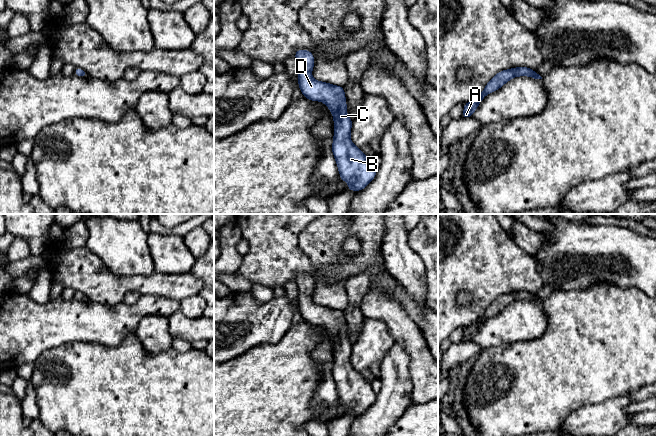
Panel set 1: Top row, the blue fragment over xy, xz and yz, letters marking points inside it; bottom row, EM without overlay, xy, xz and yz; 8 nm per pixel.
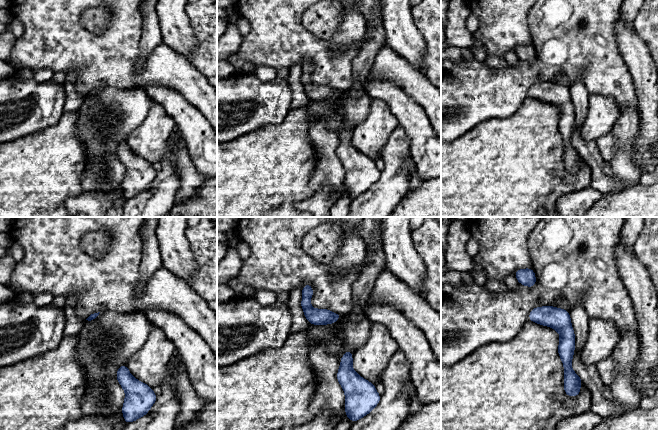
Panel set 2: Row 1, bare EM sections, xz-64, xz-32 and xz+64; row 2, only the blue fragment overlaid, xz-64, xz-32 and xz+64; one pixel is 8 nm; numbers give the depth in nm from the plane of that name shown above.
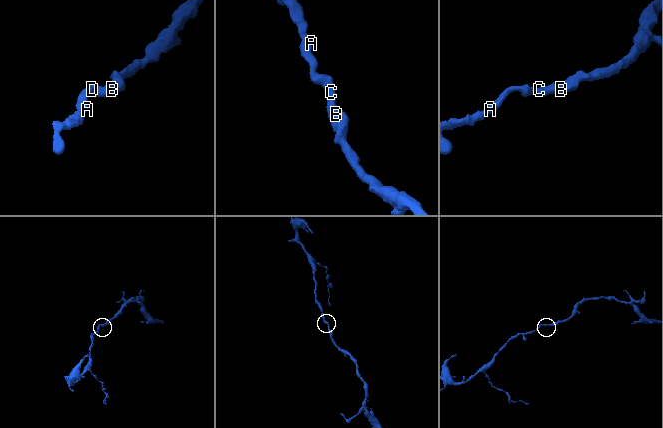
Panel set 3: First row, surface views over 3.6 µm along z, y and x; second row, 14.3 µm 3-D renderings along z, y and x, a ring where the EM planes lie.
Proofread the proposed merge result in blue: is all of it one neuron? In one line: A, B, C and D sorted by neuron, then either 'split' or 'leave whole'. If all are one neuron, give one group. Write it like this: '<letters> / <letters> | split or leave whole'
A B C D | leave whole

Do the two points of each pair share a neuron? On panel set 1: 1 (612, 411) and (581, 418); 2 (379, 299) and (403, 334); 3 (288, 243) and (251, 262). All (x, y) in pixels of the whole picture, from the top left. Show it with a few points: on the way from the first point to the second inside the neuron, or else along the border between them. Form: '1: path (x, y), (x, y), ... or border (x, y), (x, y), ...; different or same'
1: path (604, 418), (589, 418); same
2: path (386, 308), (400, 325); same
3: path (279, 252), (269, 262), (260, 262); same

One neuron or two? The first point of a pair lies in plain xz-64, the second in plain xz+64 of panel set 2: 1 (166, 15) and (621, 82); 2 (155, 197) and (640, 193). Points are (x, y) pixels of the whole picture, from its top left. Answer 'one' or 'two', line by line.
1: two
2: two

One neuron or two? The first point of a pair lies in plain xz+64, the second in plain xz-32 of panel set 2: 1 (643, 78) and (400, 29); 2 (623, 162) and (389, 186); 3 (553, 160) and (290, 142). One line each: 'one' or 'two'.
1: one
2: one
3: one

